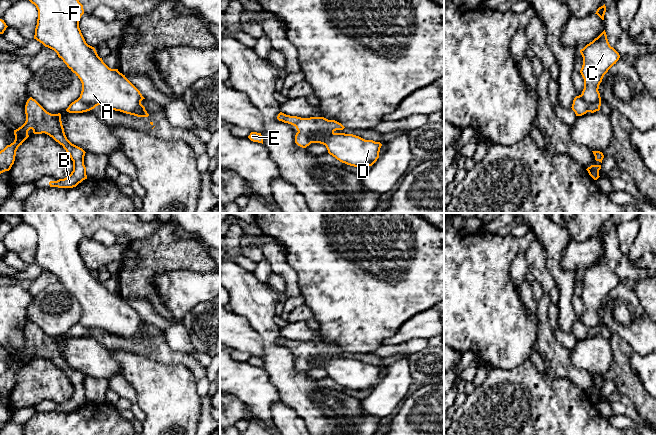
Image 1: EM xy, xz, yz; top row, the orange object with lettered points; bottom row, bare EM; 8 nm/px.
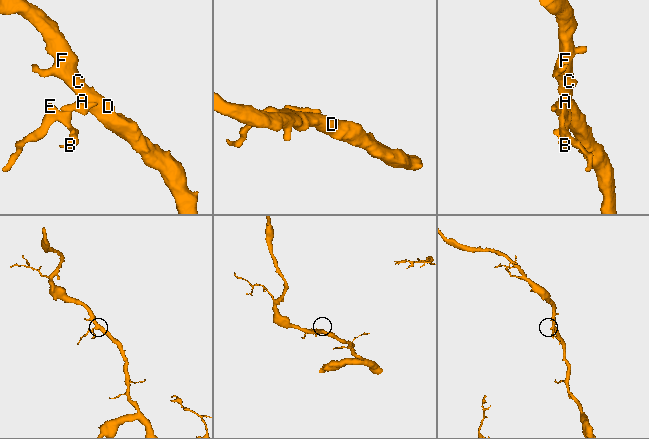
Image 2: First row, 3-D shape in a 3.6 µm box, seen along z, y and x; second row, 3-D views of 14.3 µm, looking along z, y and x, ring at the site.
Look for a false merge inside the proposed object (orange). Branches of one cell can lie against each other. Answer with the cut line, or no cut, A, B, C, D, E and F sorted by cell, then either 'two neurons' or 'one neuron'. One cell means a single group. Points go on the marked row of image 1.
cut in xz along (333, 131), (306, 133); A C D F / B E; two neurons

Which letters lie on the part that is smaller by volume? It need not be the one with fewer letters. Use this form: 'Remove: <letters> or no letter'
Remove: B, E

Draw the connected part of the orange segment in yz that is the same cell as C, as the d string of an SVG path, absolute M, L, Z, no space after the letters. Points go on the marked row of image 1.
M605 30L580 50L583 65L580 73L584 79L582 98L588 103L601 101L598 91L604 75L619 60L619 53L610 46Z

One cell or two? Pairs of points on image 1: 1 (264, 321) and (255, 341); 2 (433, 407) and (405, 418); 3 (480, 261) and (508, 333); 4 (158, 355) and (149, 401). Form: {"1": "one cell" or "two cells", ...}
{"1": "two cells", "2": "one cell", "3": "one cell", "4": "two cells"}

